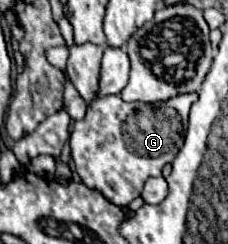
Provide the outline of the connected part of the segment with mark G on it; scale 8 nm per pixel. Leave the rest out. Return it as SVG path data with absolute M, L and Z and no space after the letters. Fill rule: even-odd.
M178 94L170 98L168 102L156 102L156 104L146 104L146 102L128 102L134 104L134 110L126 116L124 120L124 100L120 96L108 96L108 98L94 98L88 106L88 112L82 120L74 122L72 134L70 134L70 148L72 148L72 158L76 162L76 172L82 178L82 182L88 188L94 188L104 194L106 200L110 200L116 206L128 206L134 198L140 196L144 182L150 176L160 176L162 166L166 162L172 162L176 152L184 144L184 134L188 128L188 112L192 102L198 100L198 94Z

